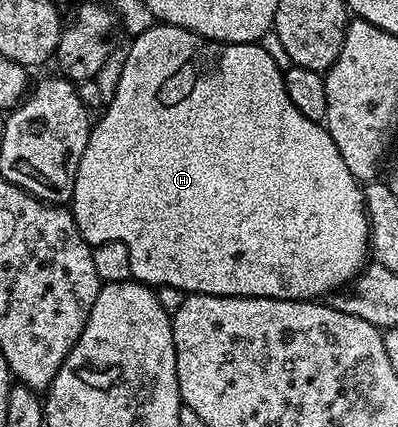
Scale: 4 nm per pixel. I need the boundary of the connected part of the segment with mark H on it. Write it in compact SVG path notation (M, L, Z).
M161 23L151 25L148 31L137 34L131 41L134 42L122 61L114 94L110 102L109 97L105 102L107 105L106 110L105 105L101 110L102 118L93 122L88 147L84 147L84 155L80 155L80 167L74 180L72 212L76 227L87 245L103 245L105 241L124 243L132 259L130 276L133 280L151 287L176 287L186 294L318 301L331 291L349 286L368 261L370 221L366 218L363 186L354 178L352 171L348 171L348 163L344 163L340 147L332 143L332 135L325 124L304 119L304 115L296 111L292 99L288 99L288 91L284 91L284 70L276 67L266 48L261 43L224 45L221 41L210 41L184 27Z

